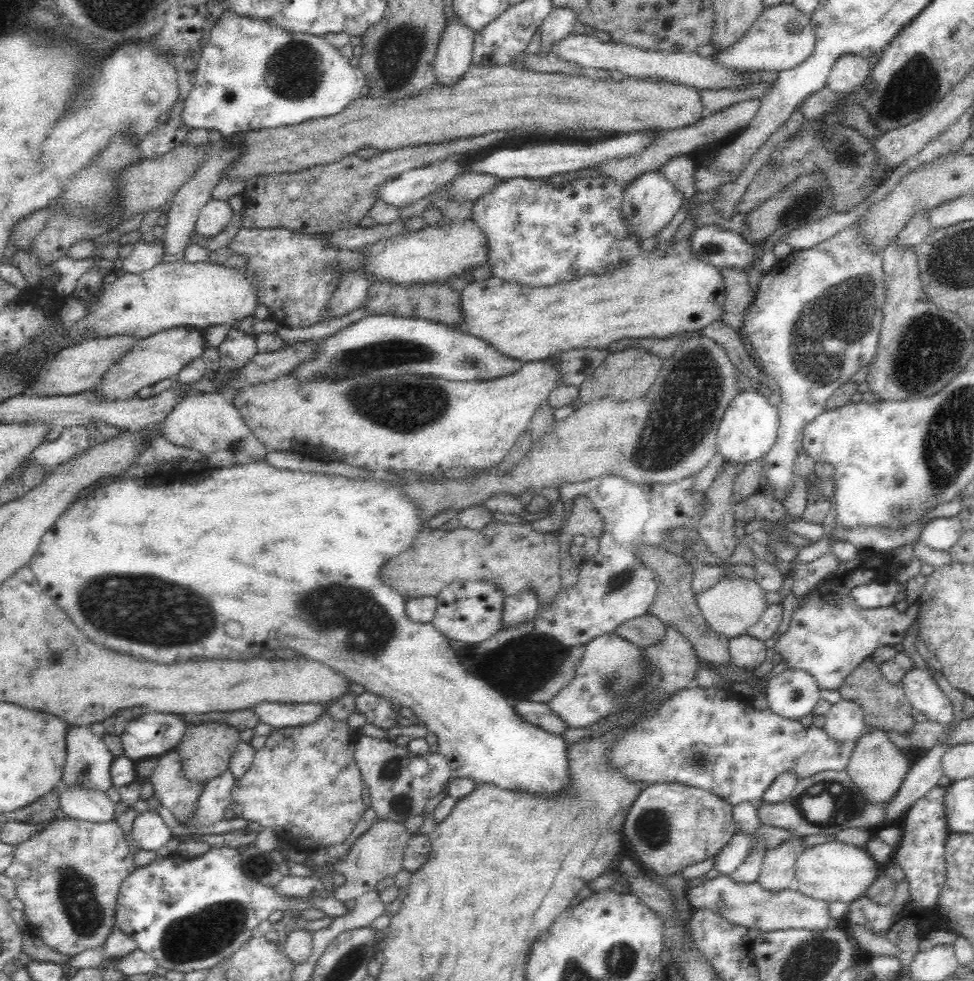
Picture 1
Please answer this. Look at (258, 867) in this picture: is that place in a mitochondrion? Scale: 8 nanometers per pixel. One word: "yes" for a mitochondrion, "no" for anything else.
yes

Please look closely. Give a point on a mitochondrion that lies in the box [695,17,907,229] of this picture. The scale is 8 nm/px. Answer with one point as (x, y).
(846, 151)

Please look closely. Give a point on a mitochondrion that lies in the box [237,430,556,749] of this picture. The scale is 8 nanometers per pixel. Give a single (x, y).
(362, 632)

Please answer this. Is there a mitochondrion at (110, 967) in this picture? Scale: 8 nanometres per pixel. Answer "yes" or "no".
no

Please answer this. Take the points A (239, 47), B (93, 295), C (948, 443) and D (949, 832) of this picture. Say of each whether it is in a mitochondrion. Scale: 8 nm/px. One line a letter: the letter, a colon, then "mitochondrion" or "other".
A: other
B: other
C: mitochondrion
D: other

